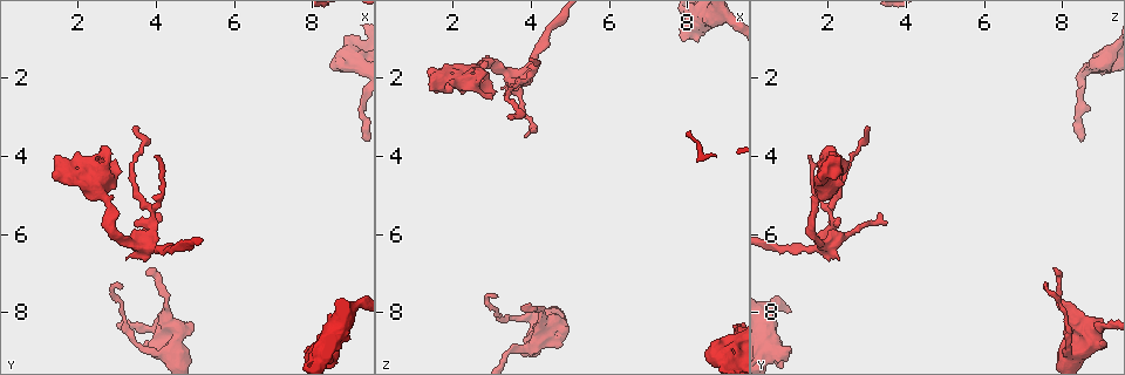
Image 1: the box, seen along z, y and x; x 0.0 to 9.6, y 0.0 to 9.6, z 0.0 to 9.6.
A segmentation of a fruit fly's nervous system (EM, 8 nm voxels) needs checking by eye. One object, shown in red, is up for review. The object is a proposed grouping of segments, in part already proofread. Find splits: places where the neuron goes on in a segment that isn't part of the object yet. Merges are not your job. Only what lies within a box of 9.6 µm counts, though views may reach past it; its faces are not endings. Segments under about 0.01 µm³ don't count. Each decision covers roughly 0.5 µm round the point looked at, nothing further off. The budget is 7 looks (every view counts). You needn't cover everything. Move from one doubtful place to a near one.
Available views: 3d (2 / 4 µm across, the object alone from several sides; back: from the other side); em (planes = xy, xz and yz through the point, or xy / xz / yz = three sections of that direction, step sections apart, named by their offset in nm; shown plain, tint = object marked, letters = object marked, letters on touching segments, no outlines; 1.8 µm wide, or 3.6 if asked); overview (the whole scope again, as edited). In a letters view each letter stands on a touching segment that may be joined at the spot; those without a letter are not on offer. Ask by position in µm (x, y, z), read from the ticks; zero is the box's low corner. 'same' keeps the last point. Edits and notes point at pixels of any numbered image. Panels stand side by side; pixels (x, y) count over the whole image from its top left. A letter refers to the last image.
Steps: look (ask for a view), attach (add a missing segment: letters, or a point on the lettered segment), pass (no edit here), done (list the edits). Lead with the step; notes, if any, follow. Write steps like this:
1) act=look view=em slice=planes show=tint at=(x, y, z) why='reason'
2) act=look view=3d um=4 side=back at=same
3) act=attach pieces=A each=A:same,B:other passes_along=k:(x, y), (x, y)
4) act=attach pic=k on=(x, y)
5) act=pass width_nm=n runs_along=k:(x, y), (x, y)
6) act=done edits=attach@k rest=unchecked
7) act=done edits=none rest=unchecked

act=look view=em slice=planes show=letters at=(3.55, 6.05, 2.10) why='four arms meet'

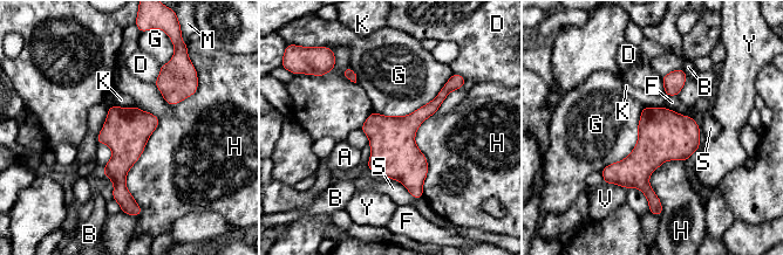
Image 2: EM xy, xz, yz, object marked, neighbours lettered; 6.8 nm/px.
act=pass longest_contact=H:650nm each=A:other,B:other,D:other,F:other,G:other,H:other,K:other,M:other,S:other,V:other,Y:other border=2:(450, 76), (407, 115), (374, 111) found='no lettered segment goes on from it'

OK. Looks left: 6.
act=look view=em slice=yz step=8 show=tint at=(8.90, 1.75, 8.85)

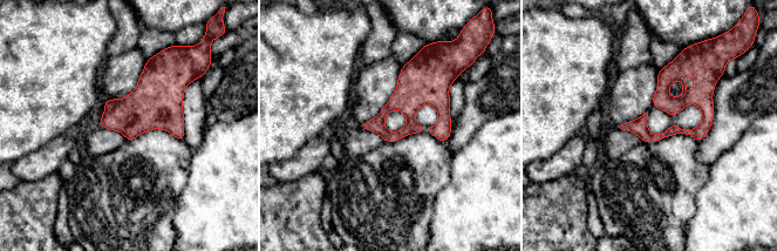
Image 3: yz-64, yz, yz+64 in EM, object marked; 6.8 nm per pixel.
act=look view=em slice=planes show=tint at=same

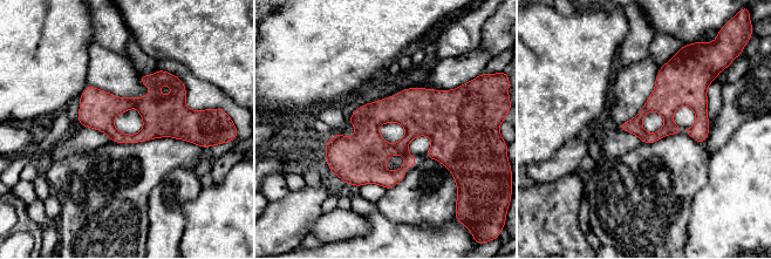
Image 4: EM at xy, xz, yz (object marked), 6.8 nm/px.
act=look view=em slice=planes show=letters at=same

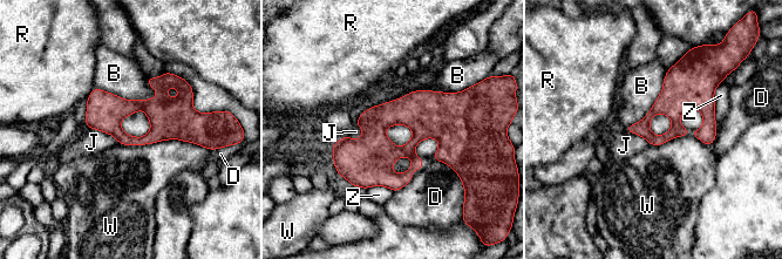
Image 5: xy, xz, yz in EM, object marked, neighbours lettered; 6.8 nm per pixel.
act=pass width_nm=100 each=B:other,D:other,J:other,R:other,W:other,Z:other border=5:(362, 129), (355, 138), (341, 138) found='no lettered segment goes on from it'

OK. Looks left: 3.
act=look view=3d um=4 at=(8.30, 8.85, 0.65)

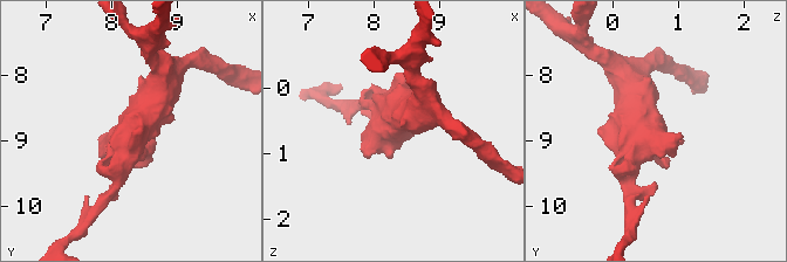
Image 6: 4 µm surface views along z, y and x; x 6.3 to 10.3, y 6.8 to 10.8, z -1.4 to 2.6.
act=look view=em slice=planes show=plain at=(8.30, 8.90, 0.60) why='need the tissue'

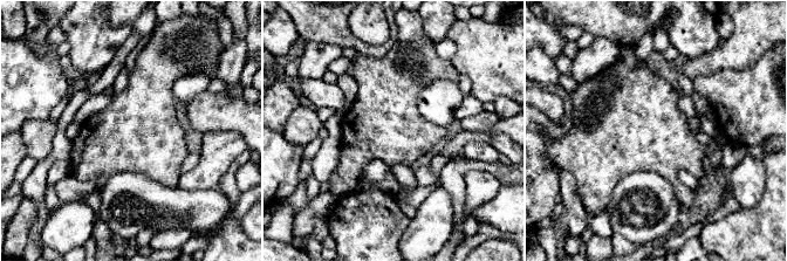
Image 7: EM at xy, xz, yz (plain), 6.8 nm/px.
act=look view=em slice=planes show=letters at=same why='what lies round it'

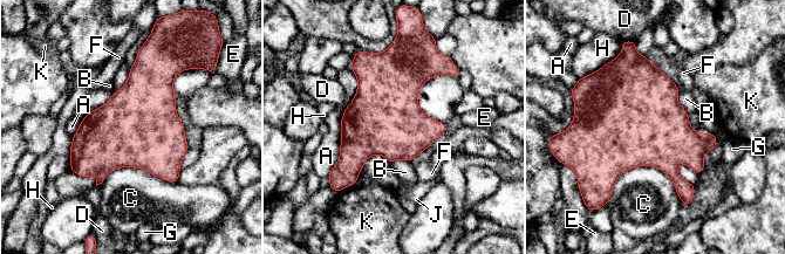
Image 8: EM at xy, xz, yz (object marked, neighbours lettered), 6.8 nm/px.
act=pass width_nm=500 each=A:other,B:other,C:other,D:other,E:other,F:other,G:other,H:other,J:other,K:other border=8:(678, 90), (689, 124), (701, 132) found='none of them fits'

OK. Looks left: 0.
act=done edits=none rest=unchecked

